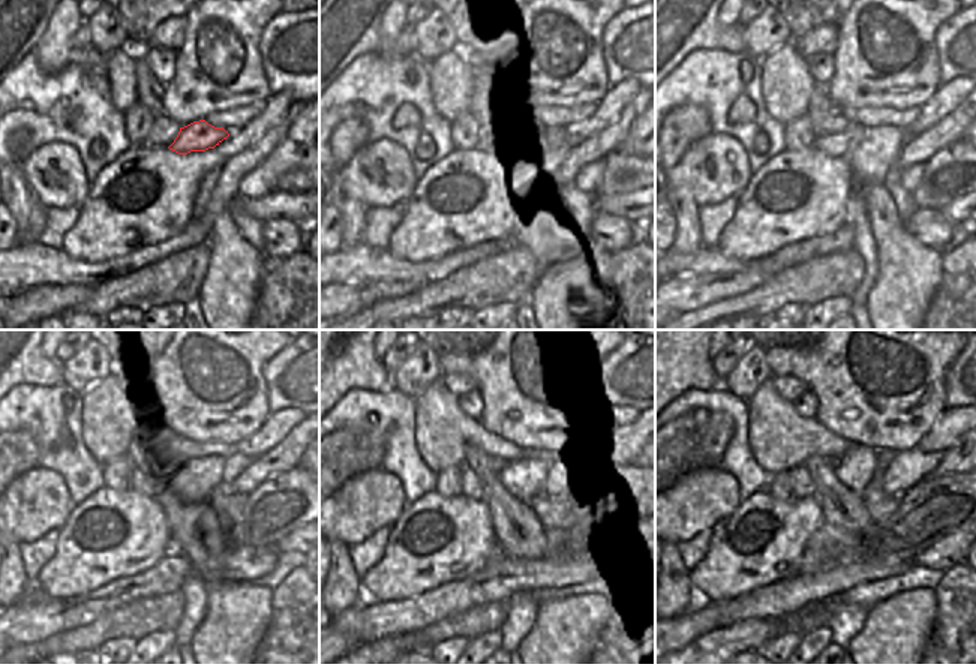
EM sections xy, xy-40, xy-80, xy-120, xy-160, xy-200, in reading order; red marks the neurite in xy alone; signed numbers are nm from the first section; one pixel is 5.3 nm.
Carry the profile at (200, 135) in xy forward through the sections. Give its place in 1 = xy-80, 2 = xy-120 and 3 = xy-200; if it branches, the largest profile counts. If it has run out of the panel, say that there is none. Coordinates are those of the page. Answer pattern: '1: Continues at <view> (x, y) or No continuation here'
1: Continues at xy-80 (837, 146)
2: Continues at xy-120 (140, 483)
3: Continues at xy-200 (802, 486).

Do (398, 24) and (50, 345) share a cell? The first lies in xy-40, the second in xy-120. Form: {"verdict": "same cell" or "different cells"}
{"verdict": "same cell"}

